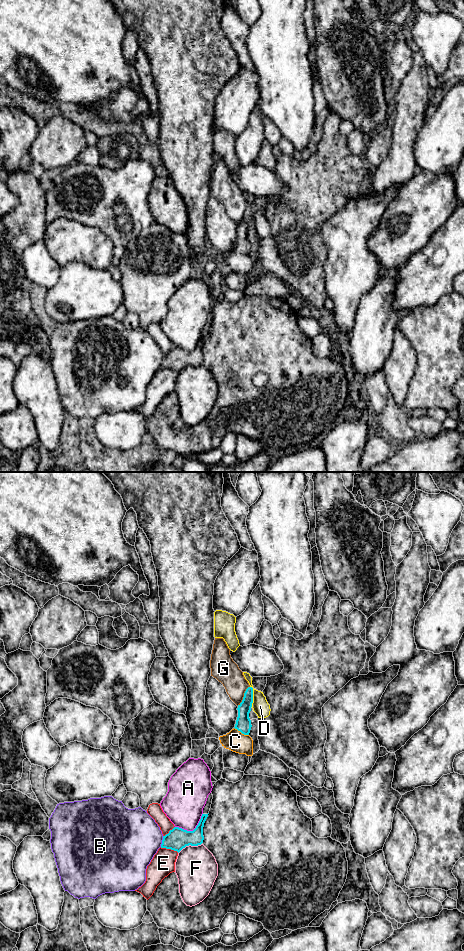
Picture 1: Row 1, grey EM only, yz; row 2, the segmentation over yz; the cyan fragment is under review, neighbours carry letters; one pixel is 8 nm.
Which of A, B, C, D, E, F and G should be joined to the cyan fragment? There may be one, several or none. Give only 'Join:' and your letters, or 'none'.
Join: none

